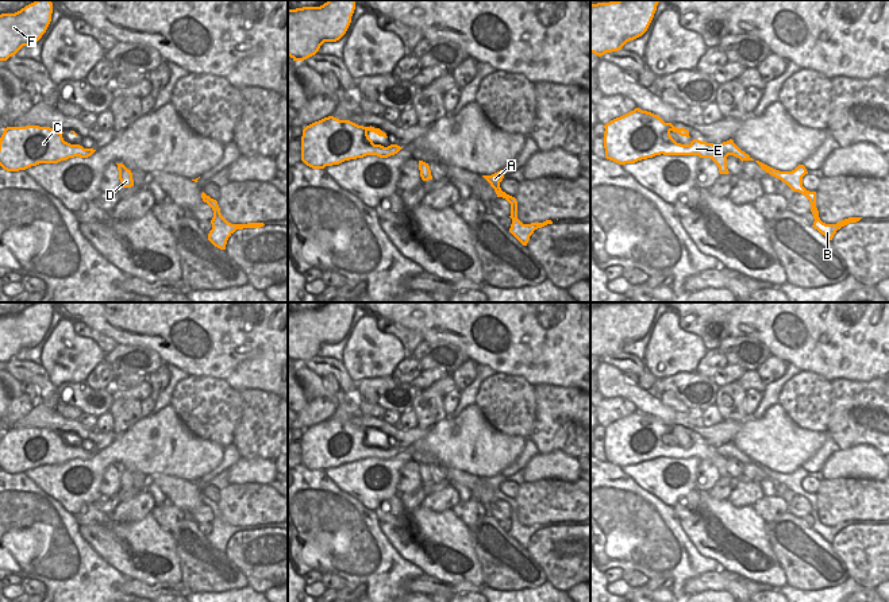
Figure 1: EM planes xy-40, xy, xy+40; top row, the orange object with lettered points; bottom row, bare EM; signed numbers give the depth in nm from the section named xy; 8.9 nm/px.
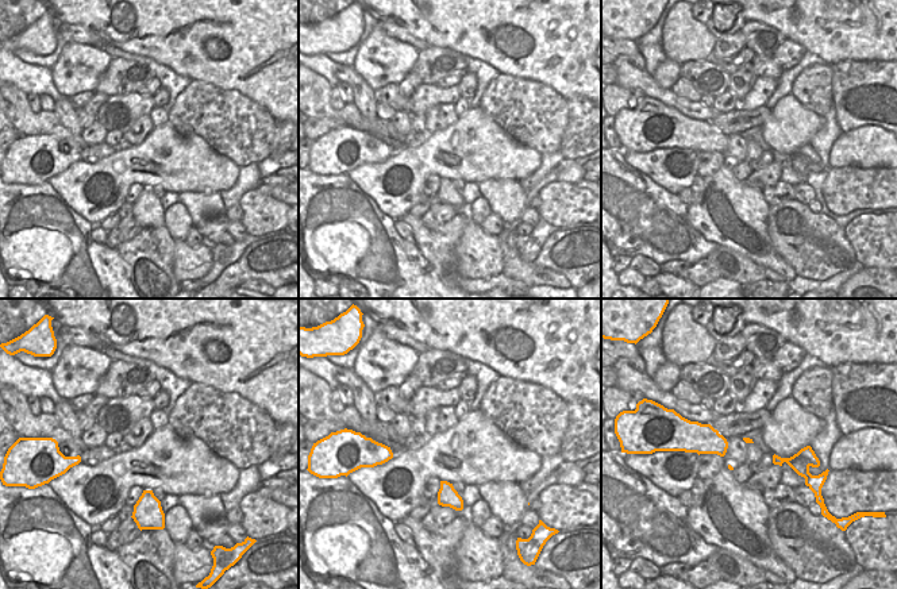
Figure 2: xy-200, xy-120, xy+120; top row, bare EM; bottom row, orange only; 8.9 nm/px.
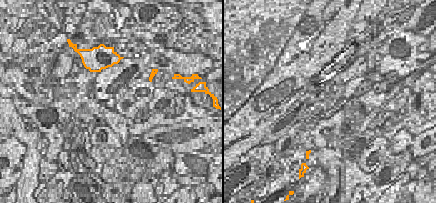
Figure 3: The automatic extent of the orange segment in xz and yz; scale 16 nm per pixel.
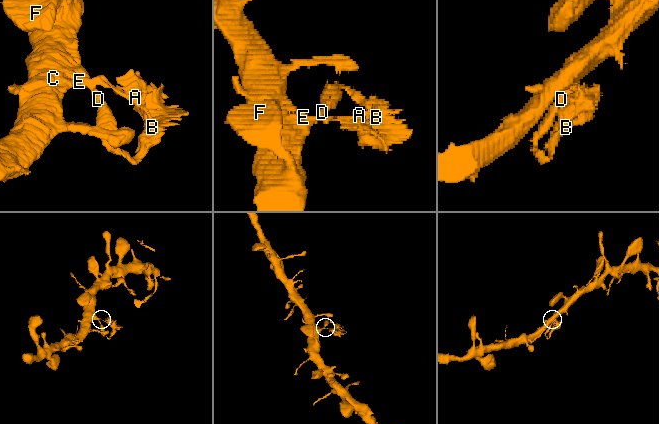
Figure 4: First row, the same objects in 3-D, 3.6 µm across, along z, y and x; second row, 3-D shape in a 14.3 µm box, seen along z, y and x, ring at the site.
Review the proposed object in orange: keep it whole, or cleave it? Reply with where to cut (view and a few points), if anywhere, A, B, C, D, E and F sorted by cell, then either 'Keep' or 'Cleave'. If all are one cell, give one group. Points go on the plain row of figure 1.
No split. Groups: A B C D E F. Keep.

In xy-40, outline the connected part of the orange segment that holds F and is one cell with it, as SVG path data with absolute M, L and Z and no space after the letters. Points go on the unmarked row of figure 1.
M35 302L15 316L1 316L0 363L7 363L23 348L35 347L46 335L51 316L50 302Z

